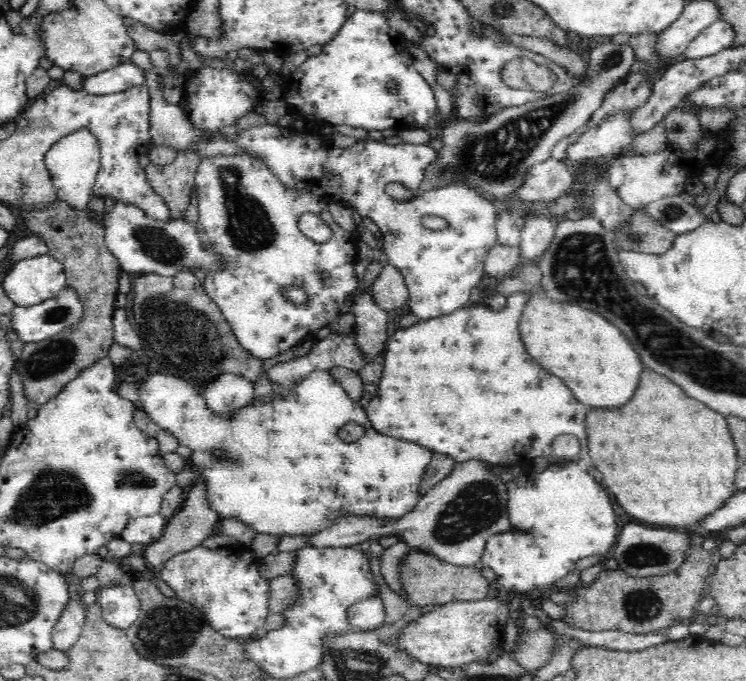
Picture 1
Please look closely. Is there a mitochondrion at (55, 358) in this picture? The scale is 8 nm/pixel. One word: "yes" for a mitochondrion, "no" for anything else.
yes

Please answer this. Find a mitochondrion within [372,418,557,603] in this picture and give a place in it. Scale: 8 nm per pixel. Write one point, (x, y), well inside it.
(477, 505)

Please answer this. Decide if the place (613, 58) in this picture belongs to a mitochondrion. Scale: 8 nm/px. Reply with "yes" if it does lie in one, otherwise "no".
yes

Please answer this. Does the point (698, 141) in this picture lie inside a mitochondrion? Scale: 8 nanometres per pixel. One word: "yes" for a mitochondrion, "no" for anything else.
no

